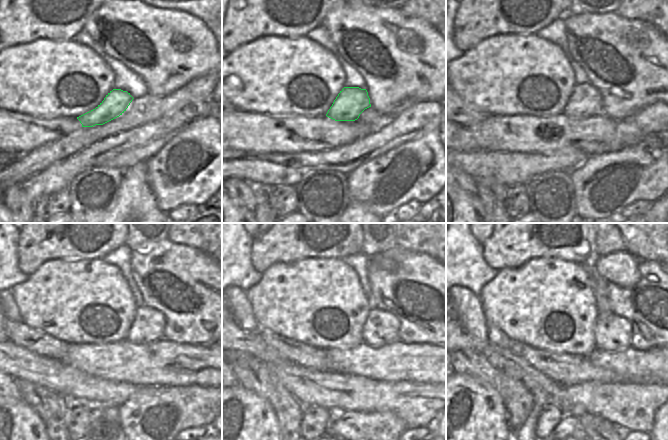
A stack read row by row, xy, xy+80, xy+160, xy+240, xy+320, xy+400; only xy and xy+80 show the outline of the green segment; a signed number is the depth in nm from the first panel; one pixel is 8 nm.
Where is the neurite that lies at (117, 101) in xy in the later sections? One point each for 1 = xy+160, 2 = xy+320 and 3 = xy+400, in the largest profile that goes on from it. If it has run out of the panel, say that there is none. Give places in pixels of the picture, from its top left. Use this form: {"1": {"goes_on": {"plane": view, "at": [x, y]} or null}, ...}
{"1": {"goes_on": {"plane": "xy+160", "at": [585, 101]}}, "2": {"goes_on": {"plane": "xy+320", "at": [381, 328]}}, "3": {"goes_on": {"plane": "xy+400", "at": [612, 332]}}}

